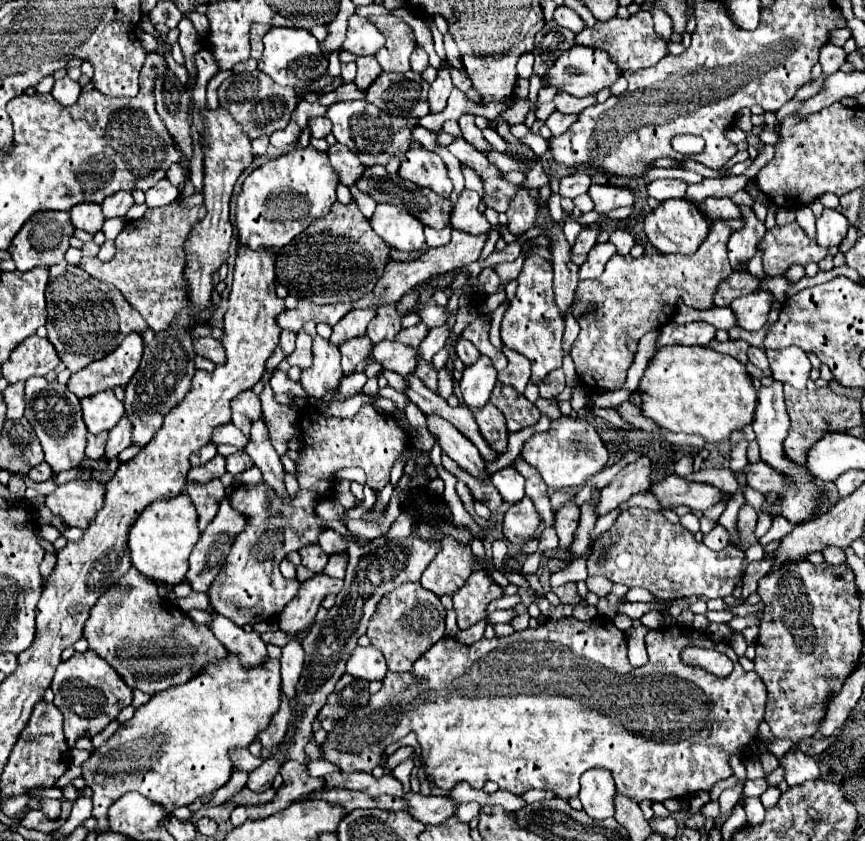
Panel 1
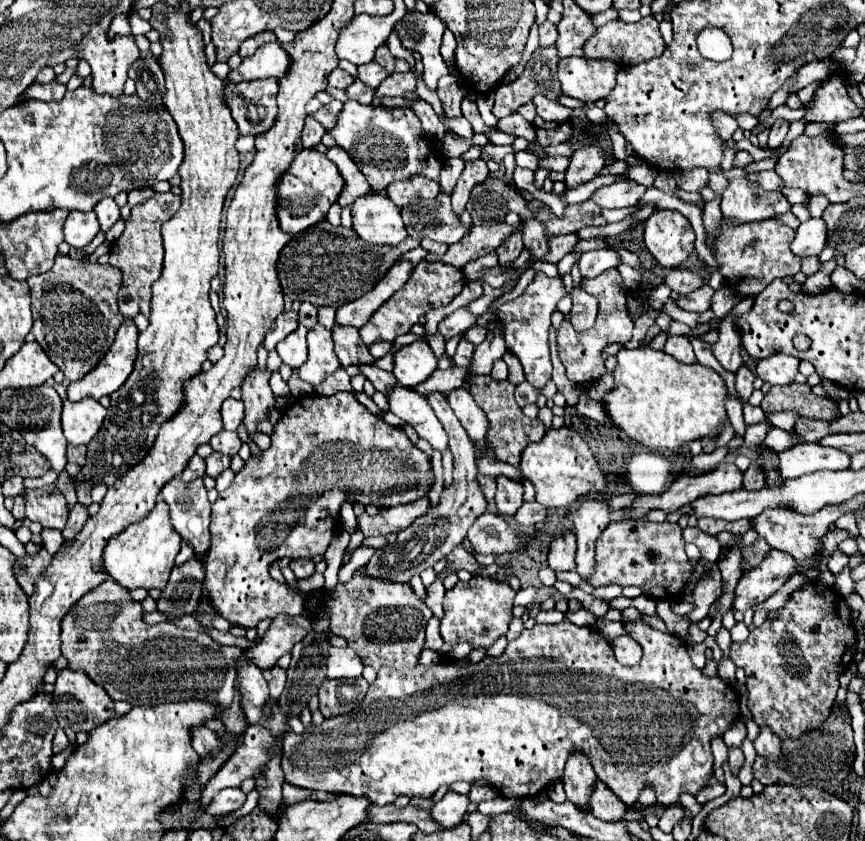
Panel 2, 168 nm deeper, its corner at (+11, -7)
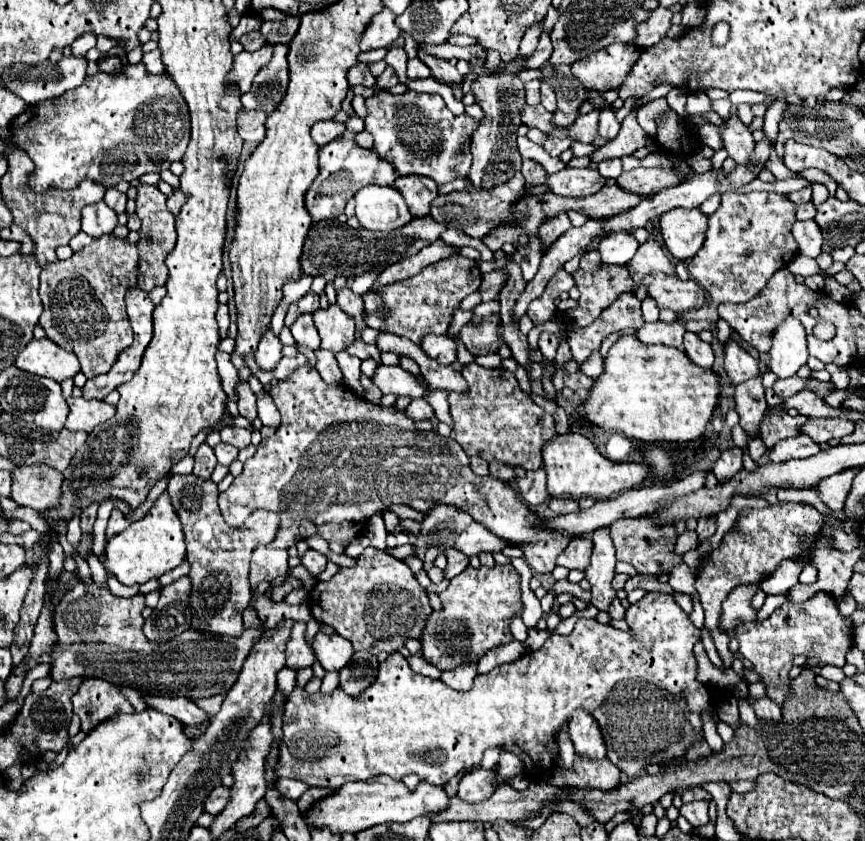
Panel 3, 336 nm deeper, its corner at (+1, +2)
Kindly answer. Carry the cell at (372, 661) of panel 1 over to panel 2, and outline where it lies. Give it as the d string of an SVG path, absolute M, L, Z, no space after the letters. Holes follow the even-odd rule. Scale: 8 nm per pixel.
M332 647L332 651L328 651L326 669L328 669L326 671L328 679L352 679L362 675L364 665L350 647L344 647L344 649Z

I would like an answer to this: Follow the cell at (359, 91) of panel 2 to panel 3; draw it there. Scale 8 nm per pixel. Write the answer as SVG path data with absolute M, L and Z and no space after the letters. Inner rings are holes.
M386 68L386 70L376 78L376 86L378 86L378 88L392 88L392 86L396 86L396 84L398 84L398 78L396 78L394 70L390 70L390 68Z

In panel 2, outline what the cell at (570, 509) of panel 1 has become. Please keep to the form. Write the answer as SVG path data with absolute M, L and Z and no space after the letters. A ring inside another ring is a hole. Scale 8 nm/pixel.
M564 531L554 539L554 543L550 547L548 565L556 573L558 571L574 571L576 569L574 557L576 557L576 535L570 531Z

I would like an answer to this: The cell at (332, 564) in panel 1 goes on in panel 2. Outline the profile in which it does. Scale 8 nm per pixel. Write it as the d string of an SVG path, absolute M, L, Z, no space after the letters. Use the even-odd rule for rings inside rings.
M312 575L312 577L308 577L308 579L298 579L298 583L296 583L296 591L298 593L310 593L310 591L314 591L314 589L318 589L318 587L322 587L324 585L324 575Z

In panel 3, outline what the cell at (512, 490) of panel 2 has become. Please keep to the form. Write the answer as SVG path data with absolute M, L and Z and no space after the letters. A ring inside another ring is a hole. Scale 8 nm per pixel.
M542 468L534 470L534 472L526 472L524 478L516 478L516 486L518 486L520 498L524 502L528 502L530 506L538 506L548 500L546 474Z

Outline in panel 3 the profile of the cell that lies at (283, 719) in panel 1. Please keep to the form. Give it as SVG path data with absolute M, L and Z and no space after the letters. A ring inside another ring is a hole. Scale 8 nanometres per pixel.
M304 622L294 624L294 630L290 634L290 642L286 646L286 666L308 668L308 666L312 666L316 662L312 648L304 640L304 630L306 630Z

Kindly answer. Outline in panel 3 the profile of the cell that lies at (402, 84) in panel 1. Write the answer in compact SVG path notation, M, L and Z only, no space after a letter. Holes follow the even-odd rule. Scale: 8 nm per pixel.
M412 58L412 60L408 60L408 70L406 70L406 76L408 76L410 80L428 78L428 76L430 76L430 70L428 70L428 66L426 66L420 58Z

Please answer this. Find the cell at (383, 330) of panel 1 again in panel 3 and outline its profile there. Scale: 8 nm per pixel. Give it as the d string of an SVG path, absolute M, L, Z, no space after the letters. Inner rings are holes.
M454 254L442 262L430 264L426 270L416 274L406 282L396 282L394 286L382 286L382 290L366 292L366 324L380 332L390 332L404 336L412 342L420 342L424 334L444 334L450 324L450 314L458 308L458 302L468 294L478 290L480 270L470 258Z

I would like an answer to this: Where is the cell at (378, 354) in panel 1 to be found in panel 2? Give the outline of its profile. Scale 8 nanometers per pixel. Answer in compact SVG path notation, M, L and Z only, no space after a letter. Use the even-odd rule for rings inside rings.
M414 341L394 355L394 377L404 387L424 383L436 367L438 359L426 341Z

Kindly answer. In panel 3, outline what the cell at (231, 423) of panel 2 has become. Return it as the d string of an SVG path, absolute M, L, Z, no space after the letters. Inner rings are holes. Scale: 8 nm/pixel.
M240 382L236 390L238 390L238 412L240 416L252 422L256 418L256 396L246 382Z

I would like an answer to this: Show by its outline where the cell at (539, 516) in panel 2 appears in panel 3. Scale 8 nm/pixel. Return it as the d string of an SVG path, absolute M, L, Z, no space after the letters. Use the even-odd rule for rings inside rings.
M550 498L548 500L548 508L554 510L556 514L568 514L568 512L576 512L578 502L576 500L568 500L568 498Z

